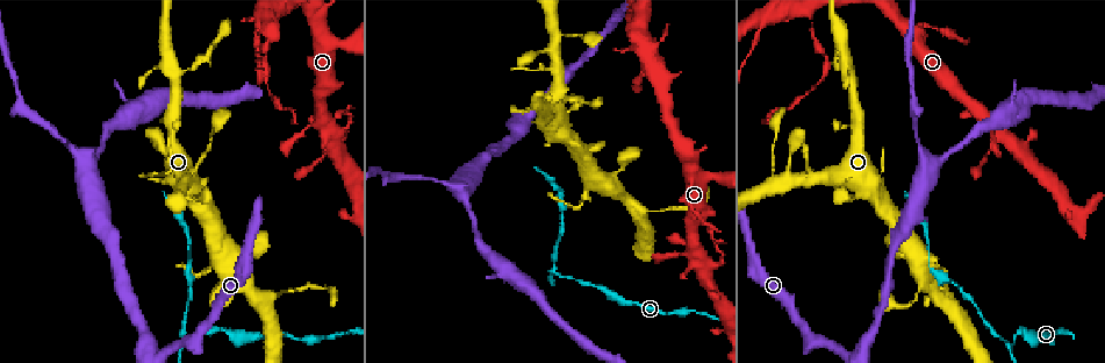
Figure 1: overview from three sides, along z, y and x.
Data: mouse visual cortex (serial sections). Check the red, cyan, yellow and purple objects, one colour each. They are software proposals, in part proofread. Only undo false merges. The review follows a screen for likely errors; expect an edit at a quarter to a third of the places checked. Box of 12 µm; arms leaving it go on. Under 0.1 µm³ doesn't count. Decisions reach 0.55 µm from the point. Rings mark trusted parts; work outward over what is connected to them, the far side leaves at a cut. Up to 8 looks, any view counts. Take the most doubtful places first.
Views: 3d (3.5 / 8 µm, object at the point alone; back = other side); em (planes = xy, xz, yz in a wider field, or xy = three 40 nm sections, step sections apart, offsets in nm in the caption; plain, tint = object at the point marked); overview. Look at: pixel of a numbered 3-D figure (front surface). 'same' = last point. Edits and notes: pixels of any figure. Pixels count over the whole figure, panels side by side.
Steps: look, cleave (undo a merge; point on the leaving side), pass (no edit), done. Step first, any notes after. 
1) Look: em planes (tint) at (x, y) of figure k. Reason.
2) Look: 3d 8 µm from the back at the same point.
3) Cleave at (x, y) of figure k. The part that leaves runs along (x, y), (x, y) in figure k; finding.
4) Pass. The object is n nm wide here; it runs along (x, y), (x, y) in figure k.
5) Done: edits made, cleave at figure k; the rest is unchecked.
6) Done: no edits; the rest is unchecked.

Look: 3d 8 µm at (1011, 344) of figure 1. Side arm on a straight run.

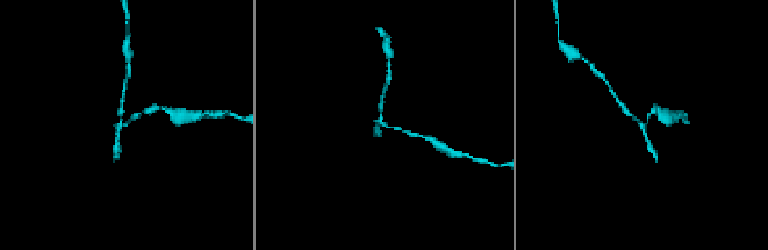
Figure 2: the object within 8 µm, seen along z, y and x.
Look: em xy step 2 (tint) at (645, 124) of figure 2.

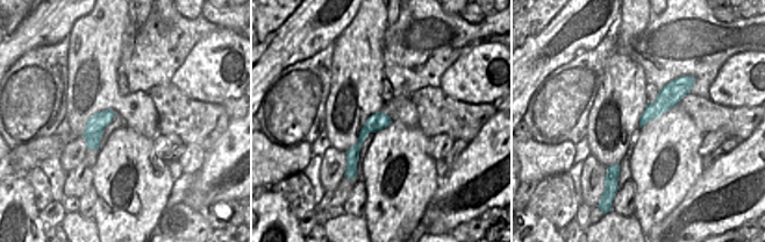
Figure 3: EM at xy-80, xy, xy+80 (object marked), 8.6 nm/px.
Cleave at (116, 150) of figure 2. The object is 150 nm wide here; the part that leaves runs along (120, 124), (124, 85) in figure 2; a second cell is stuck on.

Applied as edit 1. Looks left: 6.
Look: overview.

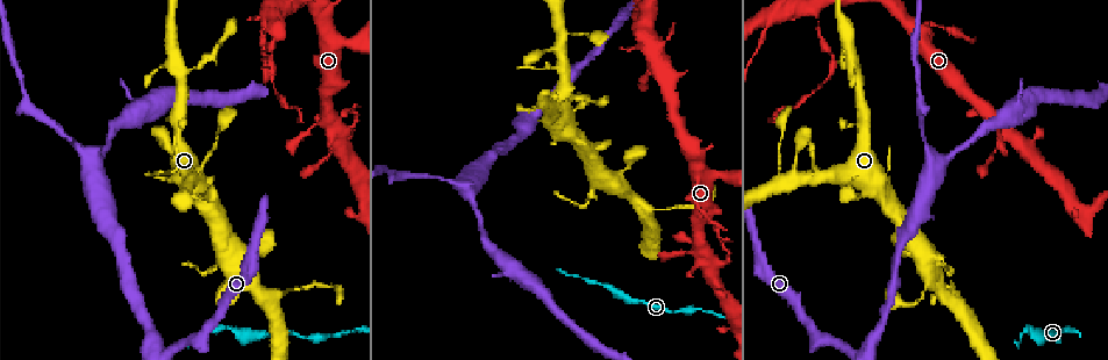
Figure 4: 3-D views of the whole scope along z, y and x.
Look: 3d 3.5 µm at (97, 164) of figure 4. Calibre changes.

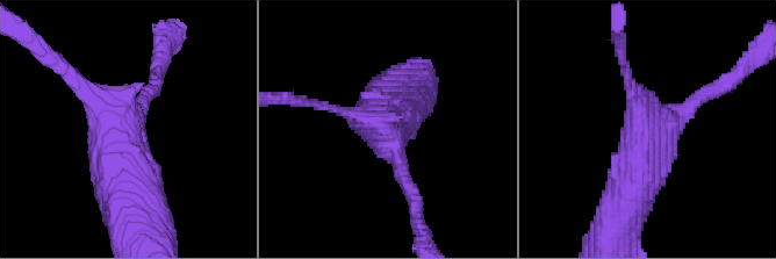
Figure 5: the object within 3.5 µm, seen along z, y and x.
Look: em xy step 5 (plain) at (391, 145) of figure 5.

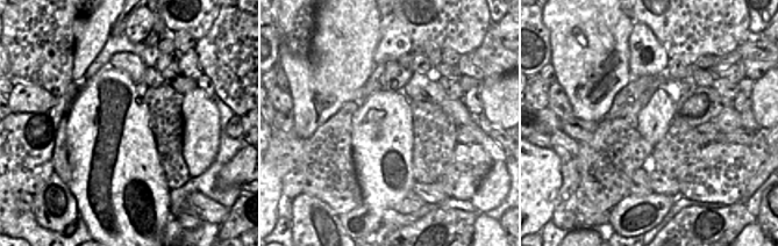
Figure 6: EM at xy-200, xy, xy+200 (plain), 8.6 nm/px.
Look: em xy step 5 (tint) at the same point.

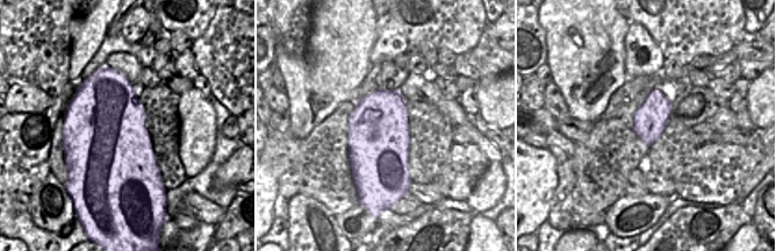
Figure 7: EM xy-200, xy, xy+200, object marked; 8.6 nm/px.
Pass. It runs along (622, 211), (654, 137), (705, 94) in figure 5; one cell here.

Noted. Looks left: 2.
Done: edits made, cleave at figure 2; the rest is unchecked.

